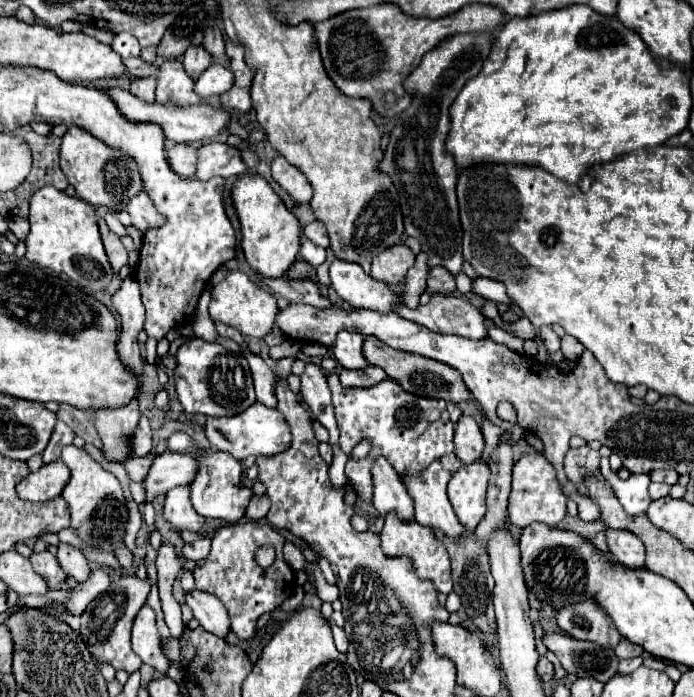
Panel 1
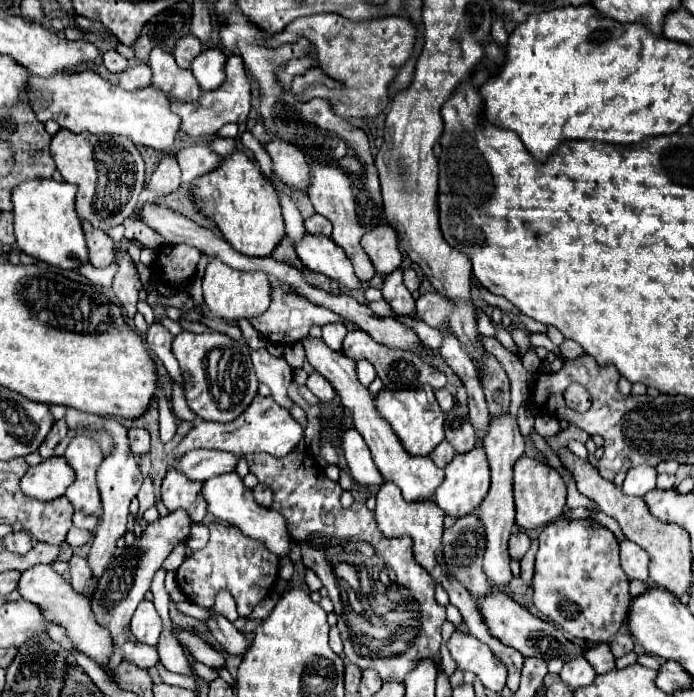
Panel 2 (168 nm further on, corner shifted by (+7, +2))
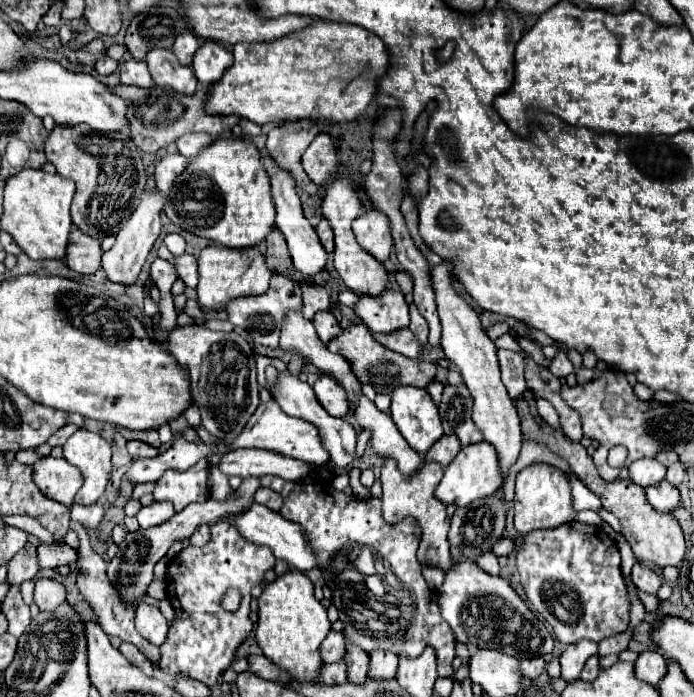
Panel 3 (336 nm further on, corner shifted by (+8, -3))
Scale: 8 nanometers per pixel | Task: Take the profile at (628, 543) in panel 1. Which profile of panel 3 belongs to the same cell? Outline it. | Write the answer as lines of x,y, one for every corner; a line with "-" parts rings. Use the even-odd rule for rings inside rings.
636,563
634,567
632,567
632,581
634,581
634,585
638,587
638,589
642,589
642,591
646,591
646,593
656,593
658,589
660,589
660,577
658,577
658,573
652,573
648,567
644,567
644,565
640,565
640,563

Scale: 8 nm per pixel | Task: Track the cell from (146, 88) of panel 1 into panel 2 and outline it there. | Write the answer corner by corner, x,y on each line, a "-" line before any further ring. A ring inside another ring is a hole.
141,62
133,68
127,68
119,76
119,86
125,90
137,90
137,88
147,88
151,84
151,68
149,64

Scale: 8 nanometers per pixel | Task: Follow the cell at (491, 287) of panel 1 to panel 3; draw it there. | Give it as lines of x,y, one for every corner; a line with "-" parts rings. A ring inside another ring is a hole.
554,343
552,347
556,349
556,357
554,357
554,361
550,363
548,371
552,371
552,375
556,375
556,377
566,377
566,375
570,375
570,373
574,371
574,367
572,367
570,359
566,357
566,353
560,349
560,345
558,345
558,343

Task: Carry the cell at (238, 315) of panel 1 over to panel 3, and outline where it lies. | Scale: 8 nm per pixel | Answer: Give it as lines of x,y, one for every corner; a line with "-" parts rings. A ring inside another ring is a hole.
208,245
198,255
198,271
200,271
200,283
196,287
198,301
204,309
214,309
214,311
224,309
226,303
238,297
266,293
270,287
270,277
272,277
258,247
228,249
222,245

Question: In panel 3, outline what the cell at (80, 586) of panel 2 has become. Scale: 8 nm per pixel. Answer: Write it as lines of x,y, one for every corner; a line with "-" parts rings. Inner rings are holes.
82,533
78,535
80,537
80,549
78,549
78,577
76,577
76,587
80,591
80,595
88,601
88,605
92,607
96,619
98,619
98,625
106,631
106,635
110,637
120,637
122,641
128,641
132,645
136,645
152,663
158,661
160,657
160,649
156,645
152,645
150,641
146,641
142,635
138,635
136,627
134,627
134,609
132,607
122,607
124,603
118,599
112,583
108,581
106,577
106,563
104,559
92,551
90,547
90,539
88,539
88,533

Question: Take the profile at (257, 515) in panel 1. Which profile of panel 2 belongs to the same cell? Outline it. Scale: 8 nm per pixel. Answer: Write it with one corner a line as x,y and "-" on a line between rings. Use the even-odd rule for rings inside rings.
257,484
253,488
253,494
255,494
255,500
261,504
261,506
271,506
273,502
273,490
265,484

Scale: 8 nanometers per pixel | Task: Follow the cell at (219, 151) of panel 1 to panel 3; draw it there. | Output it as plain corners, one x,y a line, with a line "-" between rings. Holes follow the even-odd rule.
166,155
160,159
160,163
154,169
156,175
156,187
162,193
168,193
168,189
174,185
174,179
178,175
182,175
182,171
186,171
186,167
190,165
190,159
186,159
184,155

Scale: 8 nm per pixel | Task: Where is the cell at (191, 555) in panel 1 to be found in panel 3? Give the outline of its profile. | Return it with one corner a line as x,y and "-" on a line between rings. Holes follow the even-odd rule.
200,525
194,531
194,535
190,537
190,545
196,545
196,547
204,547
208,541
210,541
210,527
208,525

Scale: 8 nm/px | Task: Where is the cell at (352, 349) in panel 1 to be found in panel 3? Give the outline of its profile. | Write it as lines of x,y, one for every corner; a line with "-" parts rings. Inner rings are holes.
318,313
314,317
314,327
324,343
330,343
330,339
334,339
340,333
340,325
332,313

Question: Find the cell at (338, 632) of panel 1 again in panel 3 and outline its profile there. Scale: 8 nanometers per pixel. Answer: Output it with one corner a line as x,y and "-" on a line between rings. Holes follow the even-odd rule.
330,631
328,637
322,641
320,645
320,653
322,653
322,659
324,663
338,663
342,661
342,655
344,655
344,635
338,633
338,631

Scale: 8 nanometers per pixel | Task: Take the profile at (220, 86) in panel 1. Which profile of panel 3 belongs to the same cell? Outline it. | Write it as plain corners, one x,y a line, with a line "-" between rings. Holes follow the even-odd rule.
208,41
196,51
192,69
202,85
214,85
224,75
228,63
232,63
232,53
220,43

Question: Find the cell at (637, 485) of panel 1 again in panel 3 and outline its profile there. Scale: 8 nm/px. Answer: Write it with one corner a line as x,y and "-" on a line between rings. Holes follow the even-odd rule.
638,459
628,467
628,471
630,471
630,481
640,485
642,489
660,483
666,475
666,467
660,465
656,459

